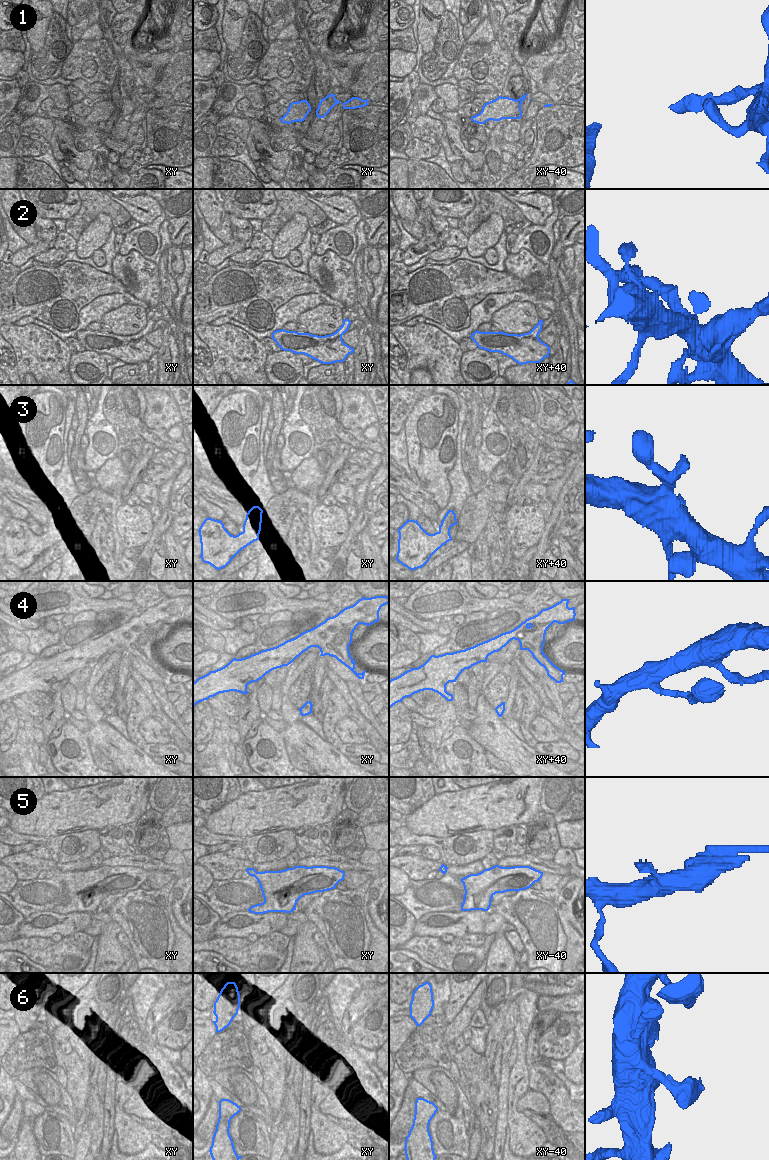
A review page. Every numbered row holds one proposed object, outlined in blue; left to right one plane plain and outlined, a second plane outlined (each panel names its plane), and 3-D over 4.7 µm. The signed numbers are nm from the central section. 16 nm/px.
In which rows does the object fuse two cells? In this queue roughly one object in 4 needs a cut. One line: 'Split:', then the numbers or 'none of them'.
Split: none of them

